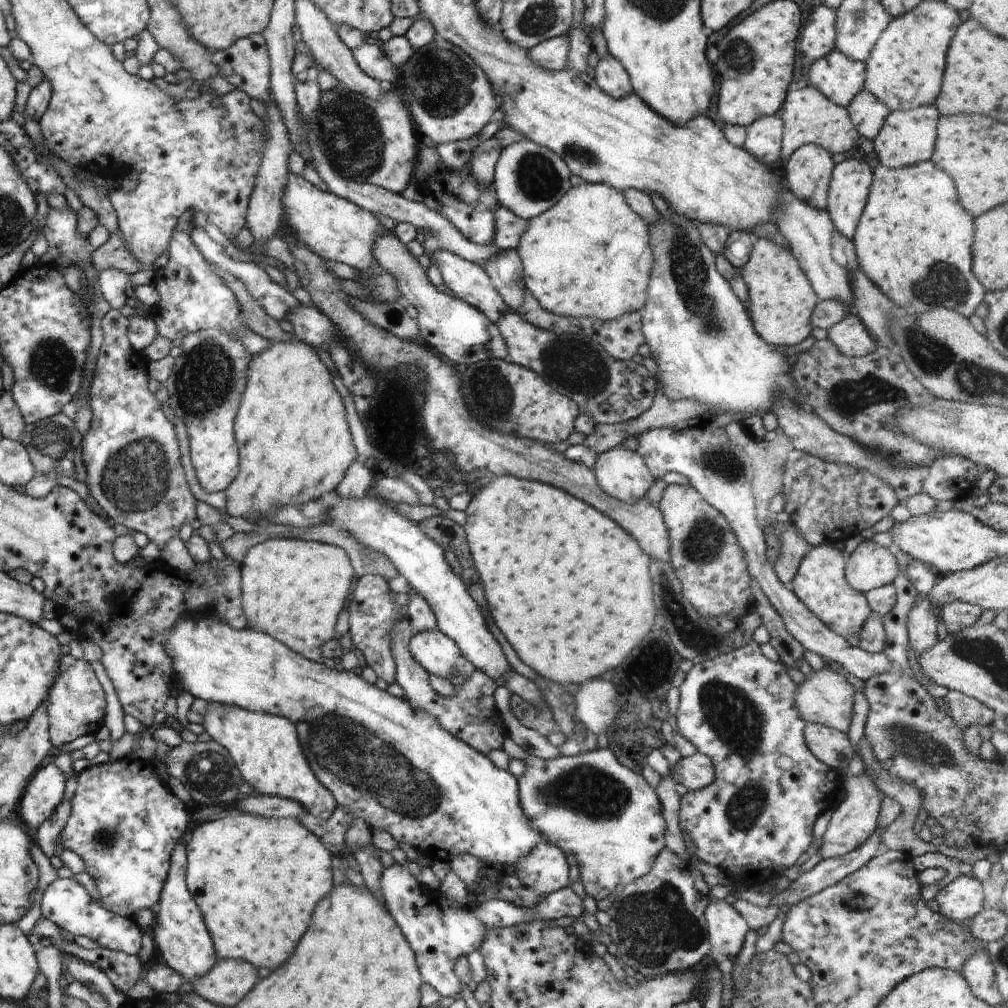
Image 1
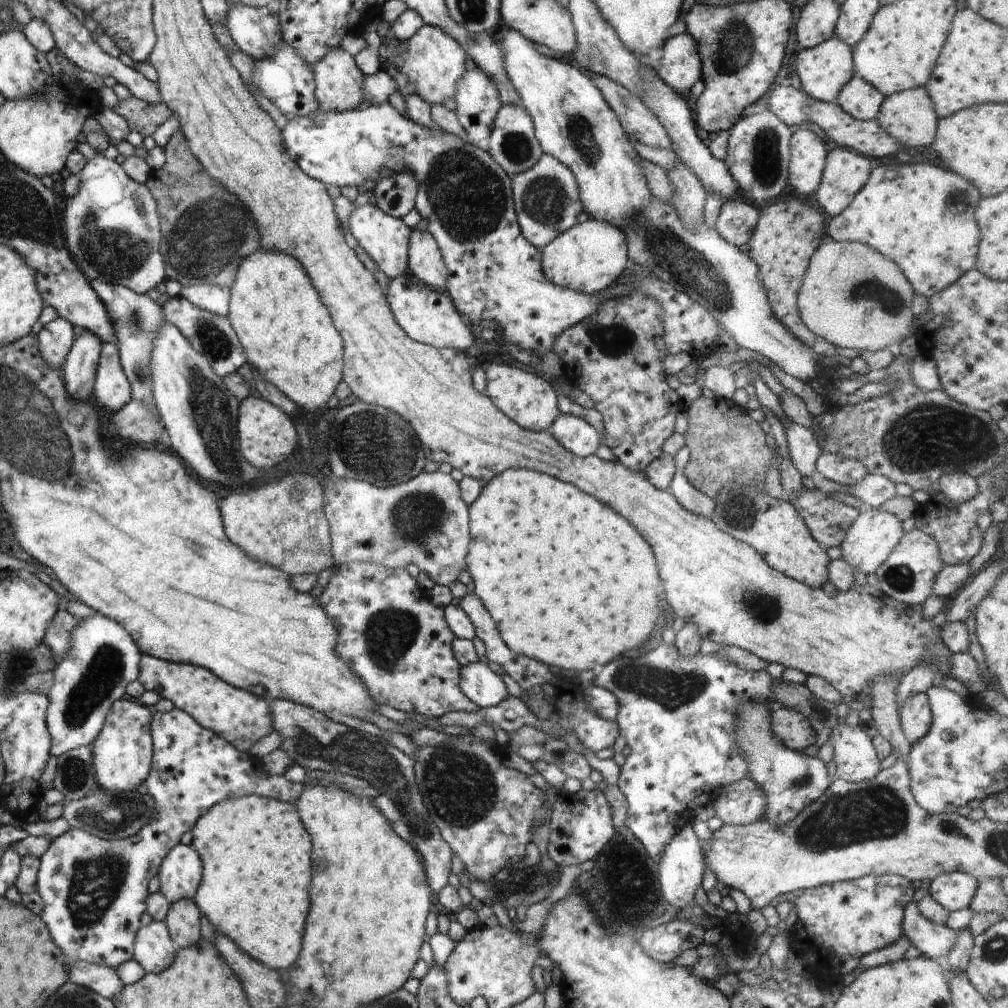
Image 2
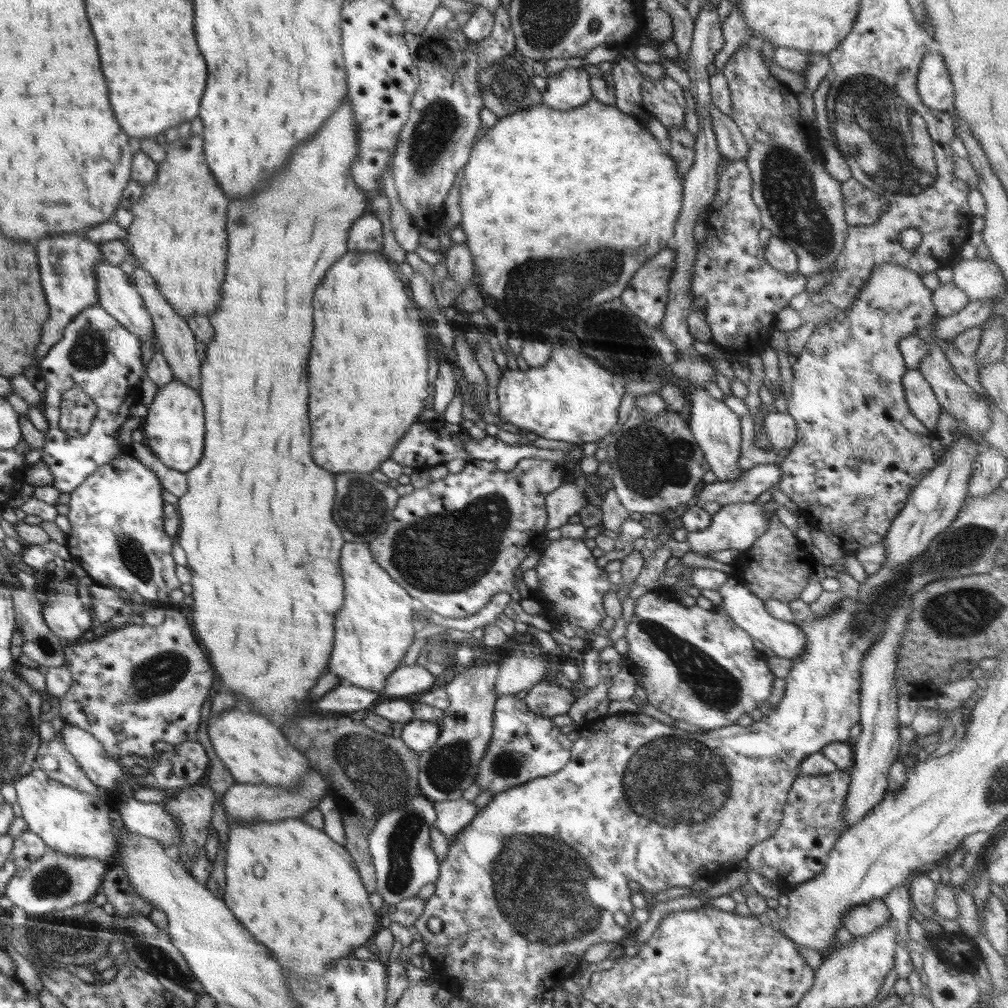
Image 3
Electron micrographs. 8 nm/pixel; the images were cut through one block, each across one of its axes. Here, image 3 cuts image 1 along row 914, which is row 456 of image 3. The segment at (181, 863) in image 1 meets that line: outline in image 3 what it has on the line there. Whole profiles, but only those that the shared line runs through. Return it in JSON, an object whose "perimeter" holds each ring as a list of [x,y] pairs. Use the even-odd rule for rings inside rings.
{"perimeter":[[[173,378],[164,388],[158,389],[141,427],[149,454],[158,465],[164,464],[178,472],[187,473],[198,464],[202,458],[205,443],[205,414],[203,412],[201,395],[179,380]]]}

